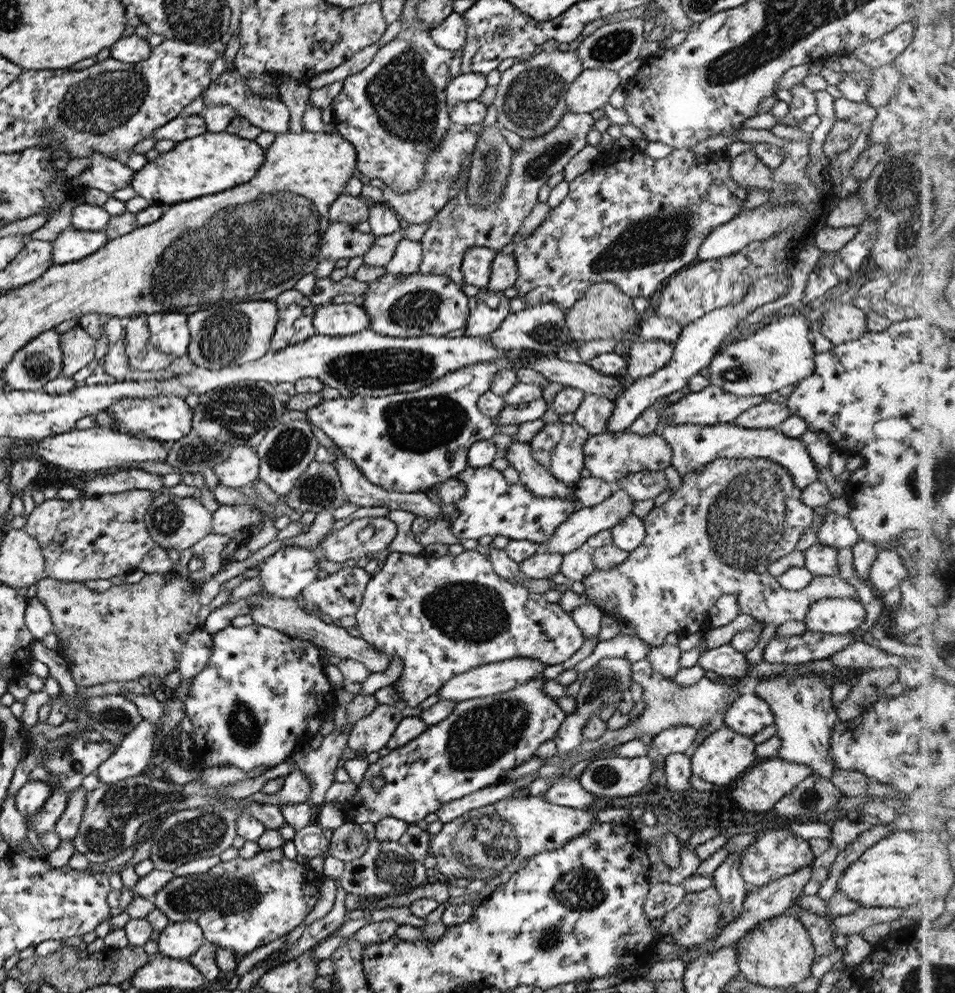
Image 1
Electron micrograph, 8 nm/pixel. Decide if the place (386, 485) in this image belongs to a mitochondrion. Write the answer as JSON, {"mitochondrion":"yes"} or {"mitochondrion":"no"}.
{"mitochondrion":"no"}

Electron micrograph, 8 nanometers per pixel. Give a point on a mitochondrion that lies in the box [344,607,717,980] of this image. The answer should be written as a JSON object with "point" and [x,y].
{"point":[481,736]}

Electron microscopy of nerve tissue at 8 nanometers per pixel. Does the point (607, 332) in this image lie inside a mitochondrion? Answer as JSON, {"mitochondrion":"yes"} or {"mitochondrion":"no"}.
{"mitochondrion":"no"}

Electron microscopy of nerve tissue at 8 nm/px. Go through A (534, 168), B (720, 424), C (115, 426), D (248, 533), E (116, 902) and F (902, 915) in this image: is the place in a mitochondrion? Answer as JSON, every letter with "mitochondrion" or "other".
{"A":"mitochondrion","B":"other","C":"other","D":"other","E":"other","F":"other"}

